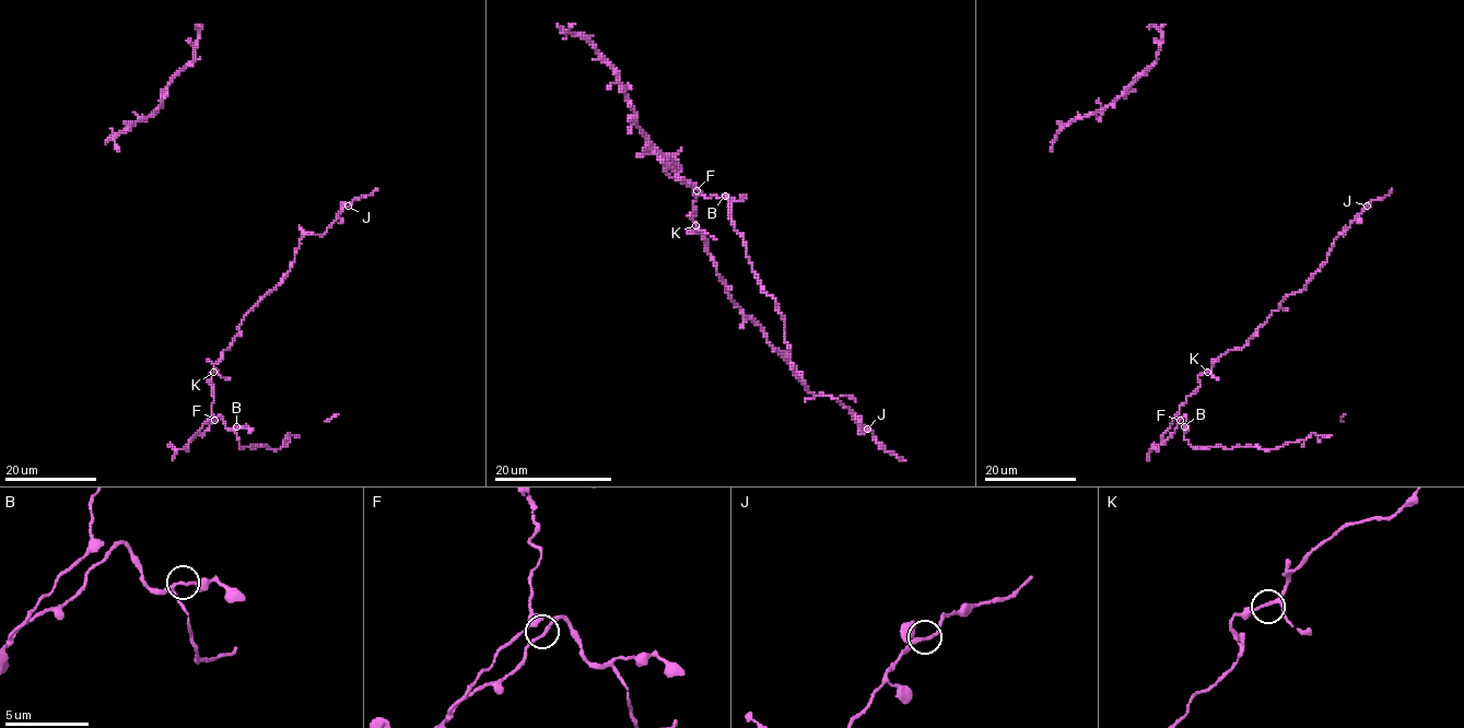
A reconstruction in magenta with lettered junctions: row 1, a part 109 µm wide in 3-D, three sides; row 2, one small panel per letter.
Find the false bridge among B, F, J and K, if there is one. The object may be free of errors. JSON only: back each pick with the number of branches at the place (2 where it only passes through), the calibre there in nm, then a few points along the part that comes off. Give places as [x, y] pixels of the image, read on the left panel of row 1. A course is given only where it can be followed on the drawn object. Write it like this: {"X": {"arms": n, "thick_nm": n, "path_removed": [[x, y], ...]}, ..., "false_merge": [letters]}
{"false_merge": []}

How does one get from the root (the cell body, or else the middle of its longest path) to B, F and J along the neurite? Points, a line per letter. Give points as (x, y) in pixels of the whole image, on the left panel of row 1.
B: (266, 295), (244, 316), (238, 335), (214, 365), (211, 418), (189, 442), (219, 417), (227, 427), (236, 426)
F: (266, 295), (244, 316), (237, 327), (238, 335), (214, 365), (211, 418), (189, 442), (201, 434), (214, 420)
J: (266, 295), (290, 270), (300, 239), (311, 233), (323, 235), (347, 207)

